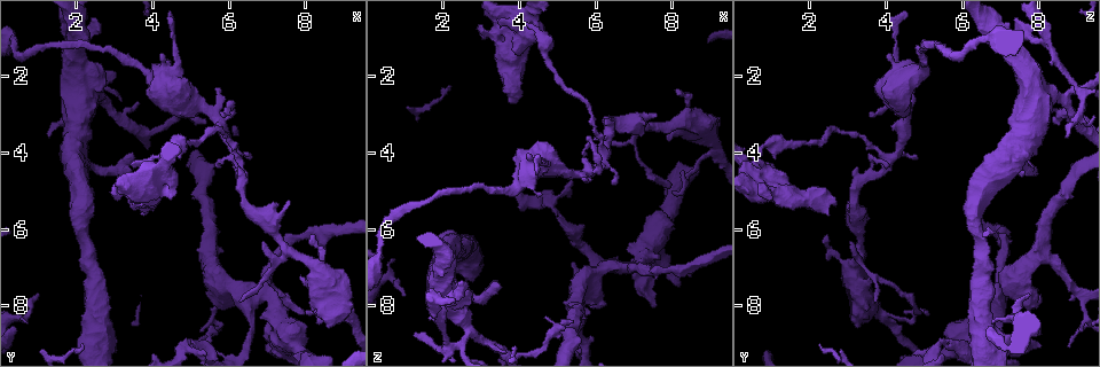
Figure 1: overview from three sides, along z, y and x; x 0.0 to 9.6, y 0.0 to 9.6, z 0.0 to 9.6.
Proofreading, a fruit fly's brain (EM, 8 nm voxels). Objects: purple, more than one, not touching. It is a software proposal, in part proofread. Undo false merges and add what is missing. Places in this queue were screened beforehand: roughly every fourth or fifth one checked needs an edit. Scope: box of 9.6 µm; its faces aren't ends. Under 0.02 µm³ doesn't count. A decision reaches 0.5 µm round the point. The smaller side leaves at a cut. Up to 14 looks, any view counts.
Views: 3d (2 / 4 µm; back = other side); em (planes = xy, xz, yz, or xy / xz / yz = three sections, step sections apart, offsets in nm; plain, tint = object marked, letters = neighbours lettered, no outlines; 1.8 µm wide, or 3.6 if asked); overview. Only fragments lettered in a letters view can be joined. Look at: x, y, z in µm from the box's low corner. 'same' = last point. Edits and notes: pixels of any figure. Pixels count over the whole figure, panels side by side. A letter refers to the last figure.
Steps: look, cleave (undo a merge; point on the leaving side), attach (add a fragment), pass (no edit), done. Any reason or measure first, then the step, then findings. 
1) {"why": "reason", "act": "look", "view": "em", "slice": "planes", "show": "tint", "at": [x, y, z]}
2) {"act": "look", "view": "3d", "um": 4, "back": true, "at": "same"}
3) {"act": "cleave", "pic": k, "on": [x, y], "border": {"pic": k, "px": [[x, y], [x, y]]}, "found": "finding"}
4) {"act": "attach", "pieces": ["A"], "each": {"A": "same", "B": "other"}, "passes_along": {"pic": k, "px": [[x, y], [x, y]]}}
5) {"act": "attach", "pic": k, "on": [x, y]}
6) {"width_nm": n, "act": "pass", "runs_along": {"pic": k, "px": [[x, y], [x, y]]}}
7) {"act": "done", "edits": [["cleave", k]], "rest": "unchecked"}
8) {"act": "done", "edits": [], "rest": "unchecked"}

{"why": "four or more arms meet", "act": "look", "view": "3d", "um": 4, "at": [6.70, 7.80, 7.00]}

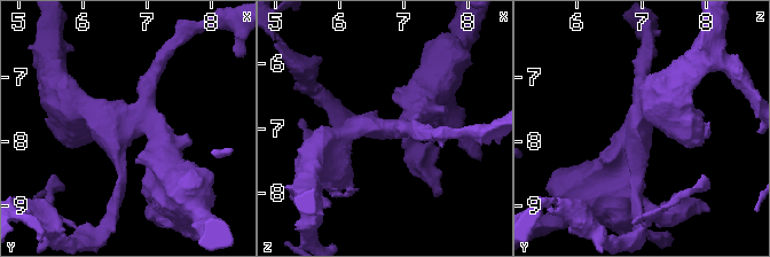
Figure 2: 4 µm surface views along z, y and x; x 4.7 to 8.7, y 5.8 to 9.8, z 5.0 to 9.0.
{"act": "look", "view": "em", "slice": "yz", "step": 8, "show": "tint", "at": [6.65, 7.85, 7.05]}

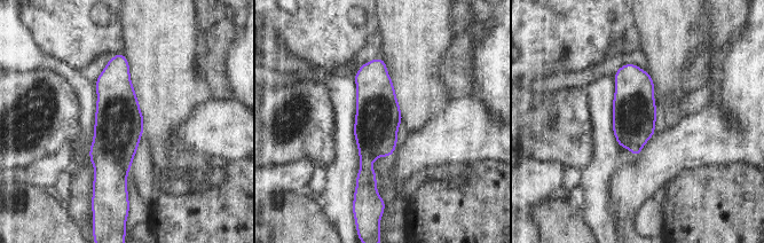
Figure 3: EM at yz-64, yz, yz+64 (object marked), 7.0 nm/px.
{"why": "cut it another way", "act": "look", "view": "em", "slice": "planes", "show": "letters", "at": "same"}

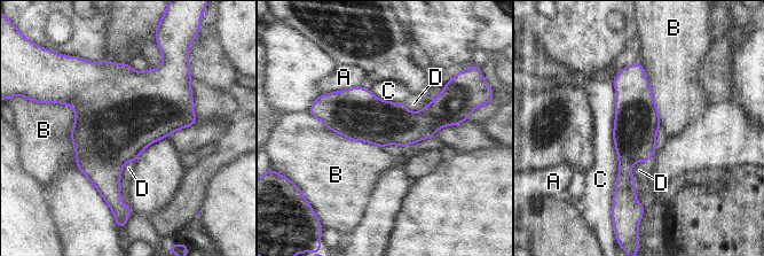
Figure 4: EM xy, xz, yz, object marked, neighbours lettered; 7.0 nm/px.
{"longest_contact_nm": ["C", 850], "act": "pass", "each": {"A": "other", "B": "other", "C": "other", "D": "other"}, "border": {"pic": 4, "px": [[53, 102], [75, 113], [78, 168]]}, "found": "one cell here"}

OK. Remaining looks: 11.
{"why": "free end", "act": "look", "view": "3d", "um": 2, "at": [3.90, 5.35, 2.60]}

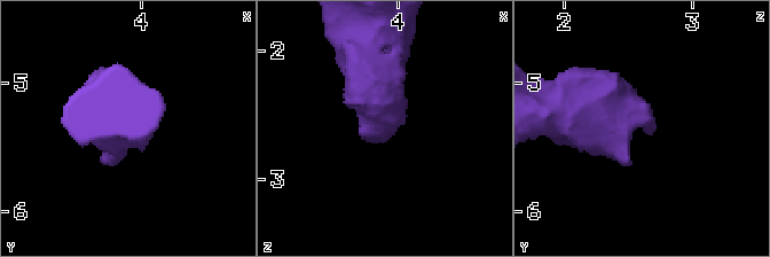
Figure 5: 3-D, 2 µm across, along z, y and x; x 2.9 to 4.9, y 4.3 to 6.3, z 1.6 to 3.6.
{"act": "look", "view": "em", "slice": "planes", "show": "letters", "at": [3.90, 5.40, 2.64]}

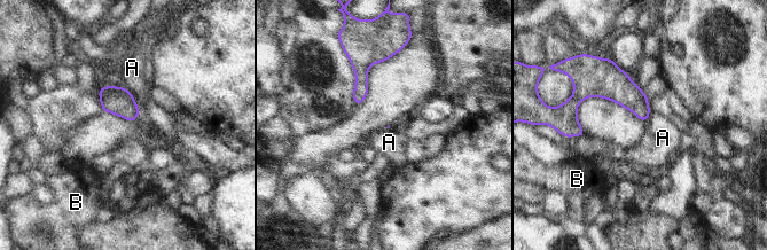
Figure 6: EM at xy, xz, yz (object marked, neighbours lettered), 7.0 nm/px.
{"longest_contact_nm": ["A", 220], "act": "pass", "each": {"A": "other", "B": "other"}, "found": "no lettered fragment goes on from it"}

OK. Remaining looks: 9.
{"why": "abrupt turn", "act": "look", "view": "3d", "um": 2, "at": [4.80, 9.20, 5.35]}

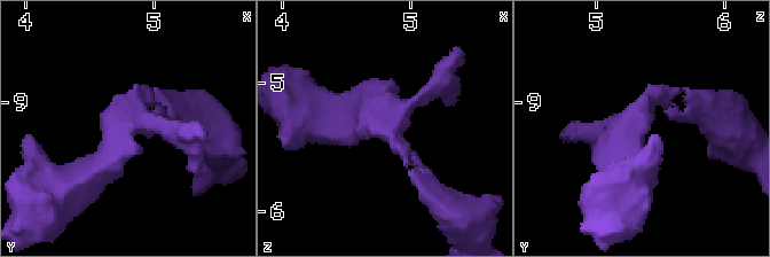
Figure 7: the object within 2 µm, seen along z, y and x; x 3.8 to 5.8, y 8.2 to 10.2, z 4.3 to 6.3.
{"arms": 3, "act": "look", "view": "em", "slice": "planes", "show": "letters", "at": [4.76, 9.14, 5.32]}

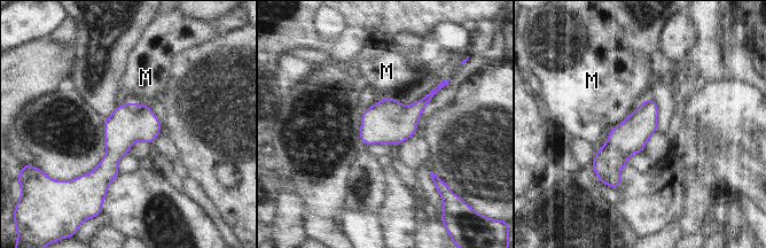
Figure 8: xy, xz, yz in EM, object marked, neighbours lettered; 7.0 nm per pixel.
{"width_nm": 240, "act": "pass", "each": {"M": "other"}, "runs_along": {"pic": 8, "px": [[650, 102], [602, 179]]}, "found": "one cell here"}

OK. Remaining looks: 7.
{"why": "thin end", "act": "look", "view": "3d", "um": 2, "at": [5.75, 2.95, 3.55]}

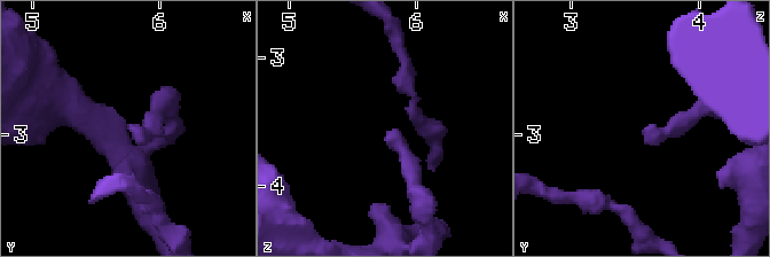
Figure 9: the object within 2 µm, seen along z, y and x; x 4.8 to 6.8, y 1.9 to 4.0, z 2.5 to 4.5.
{"act": "look", "view": "em", "slice": "planes", "show": "tint", "at": [5.78, 2.94, 3.56]}

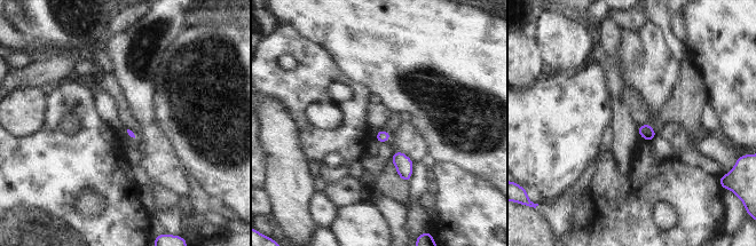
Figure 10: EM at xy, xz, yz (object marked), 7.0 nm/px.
{"act": "look", "view": "em", "slice": "planes", "show": "letters", "at": "same"}

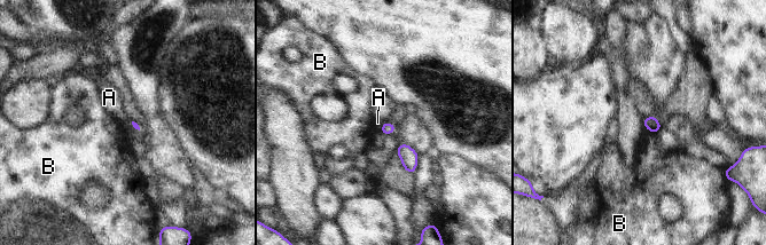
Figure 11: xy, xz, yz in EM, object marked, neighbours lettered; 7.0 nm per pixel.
{"act": "pass", "each": {"A": "other", "B": "other"}, "border": {"pic": 11, "px": [[384, 121], [380, 129]]}, "found": "no lettered fragment goes on from it"}

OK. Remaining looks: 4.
{"why": "calibre changes", "act": "look", "view": "3d", "um": 2, "at": [4.00, 4.45, 0.70]}

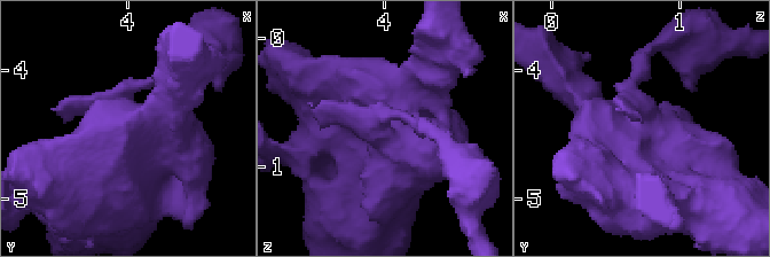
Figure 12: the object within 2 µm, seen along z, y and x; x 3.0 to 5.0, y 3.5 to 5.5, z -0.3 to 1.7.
{"act": "look", "view": "em", "slice": "xy", "step": 8, "show": "plain", "at": [4.00, 4.50, 0.64]}

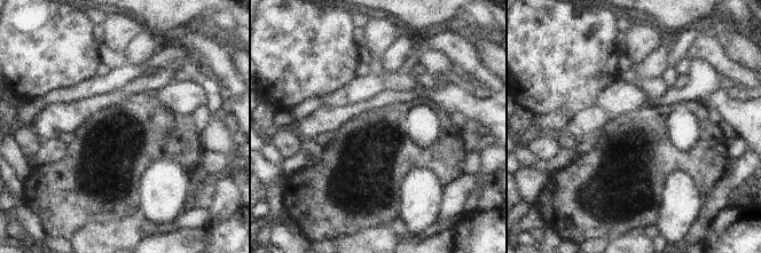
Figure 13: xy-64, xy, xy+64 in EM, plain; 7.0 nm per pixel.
{"why": "what lies round it", "act": "look", "view": "em", "slice": "xy", "step": 8, "show": "letters", "at": "same"}

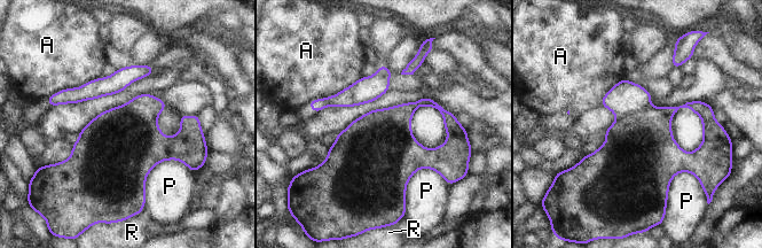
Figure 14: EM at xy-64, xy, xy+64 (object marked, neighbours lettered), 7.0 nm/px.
{"act": "cleave", "pic": 14, "on": [639, 148], "each": {"A": "other", "P": "other", "R": "other"}, "border": {"pic": 14, "px": [[649, 106], [617, 118]]}, "found": "a second cell is stuck on"}

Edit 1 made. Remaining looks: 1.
{"act": "done", "edits": [["cleave", 14]], "rest": "unchecked"}

